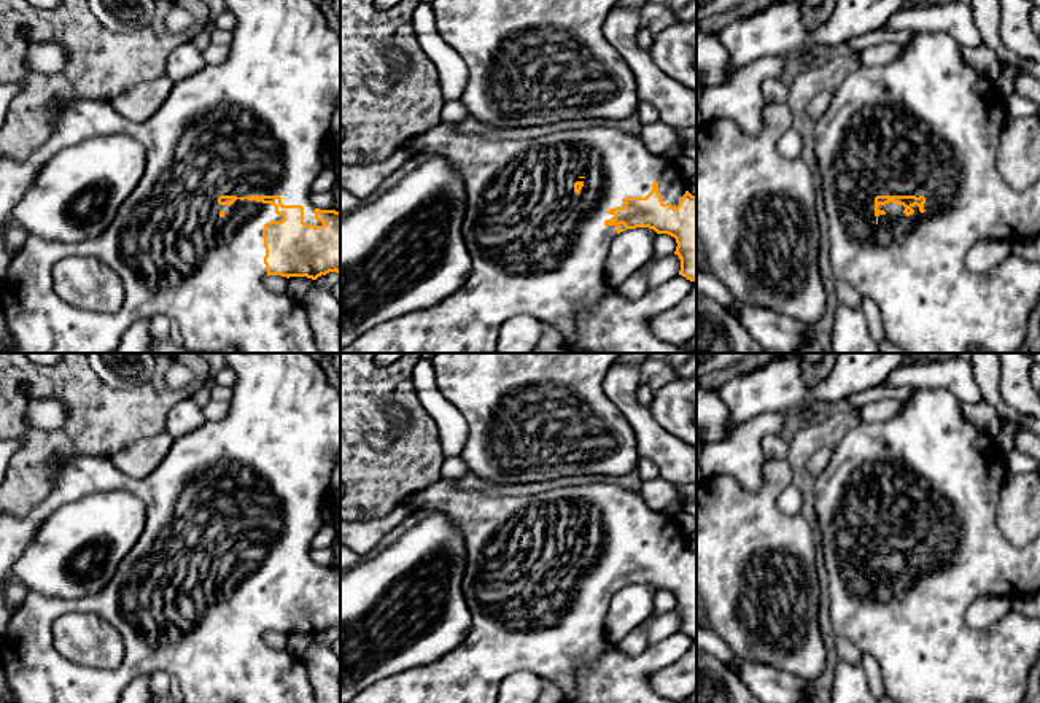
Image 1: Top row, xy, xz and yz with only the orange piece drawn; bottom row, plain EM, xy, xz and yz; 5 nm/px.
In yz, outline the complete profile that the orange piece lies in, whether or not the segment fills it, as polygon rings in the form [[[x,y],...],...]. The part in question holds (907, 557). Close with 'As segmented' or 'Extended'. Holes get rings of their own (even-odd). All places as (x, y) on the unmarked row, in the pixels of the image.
[[[916,388],[902,409],[884,423],[849,429],[833,449],[827,468],[816,477],[814,511],[821,528],[827,568],[829,612],[836,635],[844,636],[863,654],[876,658],[884,692],[897,703],[1023,703],[1029,671],[1040,655],[1040,619],[1010,611],[986,630],[965,623],[967,608],[981,596],[1021,596],[1040,592],[1040,533],[1023,547],[1011,546],[997,522],[997,503],[1007,474],[1003,455],[991,436],[976,429],[962,414],[962,402],[943,388]]]. Extended

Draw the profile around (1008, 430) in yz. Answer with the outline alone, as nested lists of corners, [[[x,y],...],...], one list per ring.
[[[1002,420],[1000,433],[995,439],[1002,455],[1005,455],[1015,449],[1016,434],[1021,431],[1024,431],[1024,429],[1019,425],[1008,421],[1008,420]]]

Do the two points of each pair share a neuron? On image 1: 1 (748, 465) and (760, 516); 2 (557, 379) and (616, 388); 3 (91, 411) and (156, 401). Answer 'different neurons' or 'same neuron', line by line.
1: different neurons
2: different neurons
3: same neuron

